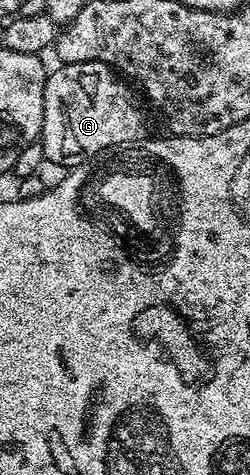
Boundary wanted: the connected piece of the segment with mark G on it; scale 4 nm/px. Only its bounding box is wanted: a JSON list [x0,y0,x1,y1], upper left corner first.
[39,61,145,167]

